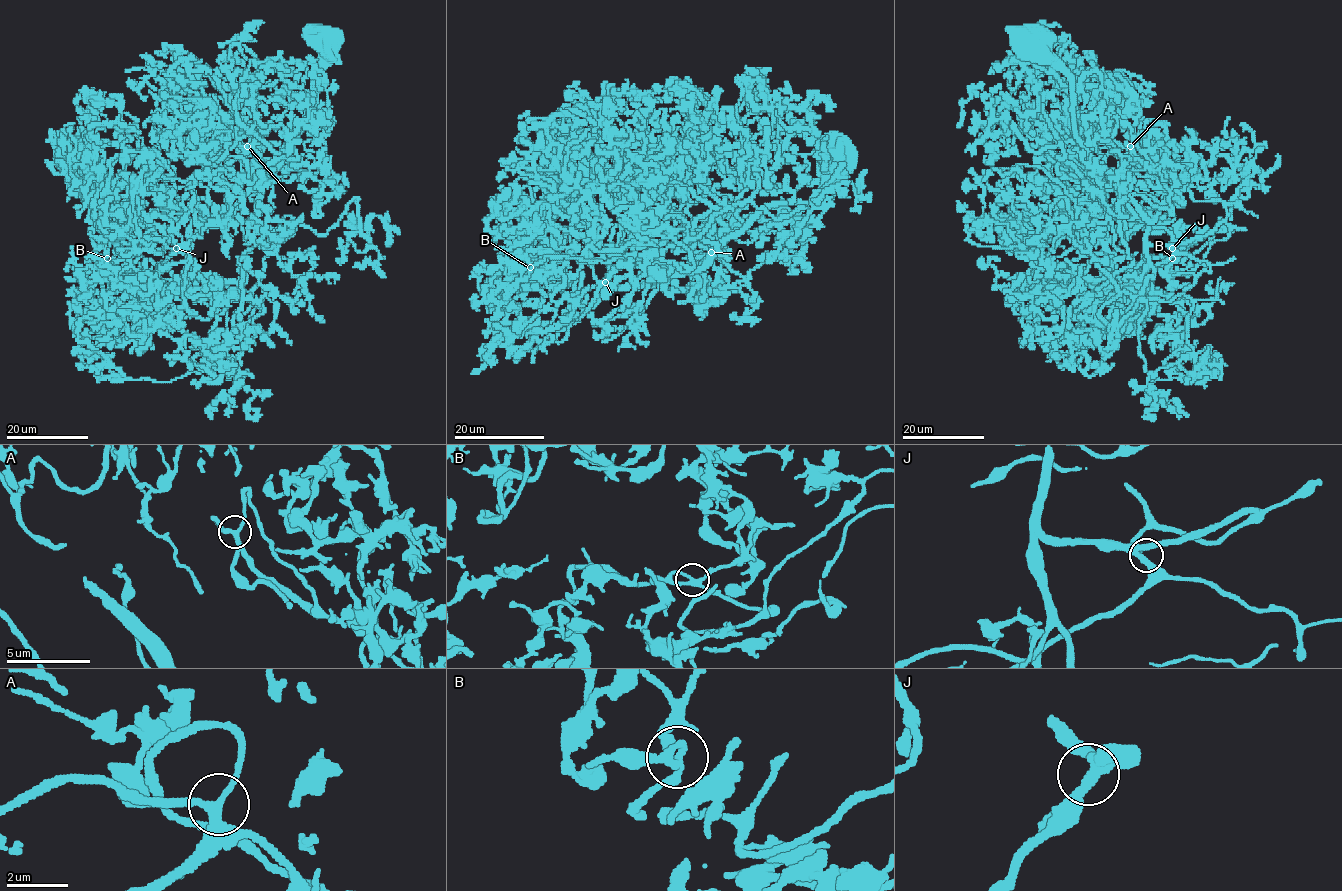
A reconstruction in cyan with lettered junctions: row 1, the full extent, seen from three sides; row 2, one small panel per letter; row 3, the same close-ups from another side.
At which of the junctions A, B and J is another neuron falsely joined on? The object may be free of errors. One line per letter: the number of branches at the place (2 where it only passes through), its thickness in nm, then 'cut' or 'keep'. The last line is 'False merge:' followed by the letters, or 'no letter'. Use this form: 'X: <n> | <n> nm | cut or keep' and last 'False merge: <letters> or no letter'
A: 3 | 200 nm | keep
B: 3 | 240 nm | keep
J: 3 | 280 nm | keep
False merge: no letter

